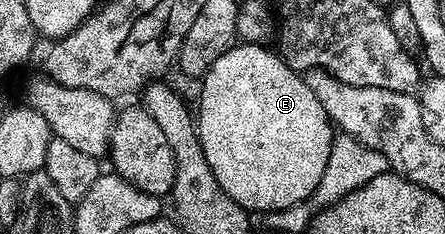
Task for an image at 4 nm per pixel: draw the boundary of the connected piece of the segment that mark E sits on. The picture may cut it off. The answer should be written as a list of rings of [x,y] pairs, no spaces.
[[[238,43],[212,63],[200,84],[202,98],[198,109],[196,105],[198,138],[212,175],[216,175],[216,183],[224,187],[226,194],[241,209],[260,215],[308,200],[324,174],[336,129],[324,107],[320,107],[320,99],[312,95],[305,76],[285,65],[277,52],[265,44]]]

